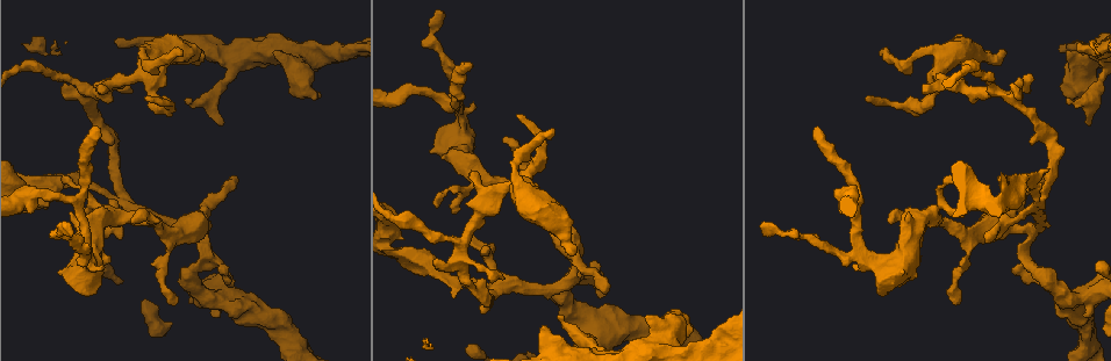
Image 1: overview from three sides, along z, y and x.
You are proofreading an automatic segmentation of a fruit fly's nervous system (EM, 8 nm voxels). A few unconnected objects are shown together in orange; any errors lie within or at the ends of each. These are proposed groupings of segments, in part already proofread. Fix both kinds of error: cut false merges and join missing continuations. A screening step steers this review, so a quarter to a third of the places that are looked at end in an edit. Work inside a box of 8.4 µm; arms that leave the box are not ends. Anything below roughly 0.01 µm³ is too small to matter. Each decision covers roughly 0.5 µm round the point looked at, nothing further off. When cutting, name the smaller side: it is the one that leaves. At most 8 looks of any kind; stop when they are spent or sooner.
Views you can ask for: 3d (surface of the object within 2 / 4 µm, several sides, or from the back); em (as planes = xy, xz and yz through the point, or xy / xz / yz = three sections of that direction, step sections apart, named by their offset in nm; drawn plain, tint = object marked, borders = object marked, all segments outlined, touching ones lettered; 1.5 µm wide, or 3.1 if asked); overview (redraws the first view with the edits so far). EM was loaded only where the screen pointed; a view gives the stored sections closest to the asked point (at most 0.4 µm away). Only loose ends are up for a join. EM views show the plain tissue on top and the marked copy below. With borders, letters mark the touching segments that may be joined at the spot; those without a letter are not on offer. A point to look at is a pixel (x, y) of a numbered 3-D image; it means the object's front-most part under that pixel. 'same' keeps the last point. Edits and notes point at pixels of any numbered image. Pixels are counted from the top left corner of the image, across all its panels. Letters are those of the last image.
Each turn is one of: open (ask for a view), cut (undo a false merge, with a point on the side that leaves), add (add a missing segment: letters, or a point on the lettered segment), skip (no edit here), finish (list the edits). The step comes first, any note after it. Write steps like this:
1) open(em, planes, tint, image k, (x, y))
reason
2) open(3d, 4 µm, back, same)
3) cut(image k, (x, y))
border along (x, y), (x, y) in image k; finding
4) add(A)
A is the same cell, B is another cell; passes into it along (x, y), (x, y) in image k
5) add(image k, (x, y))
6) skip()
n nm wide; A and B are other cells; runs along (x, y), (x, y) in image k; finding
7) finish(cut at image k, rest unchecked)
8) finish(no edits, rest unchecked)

open(em, xy, step 4, borders, image 1, (314, 98))
branch stops here

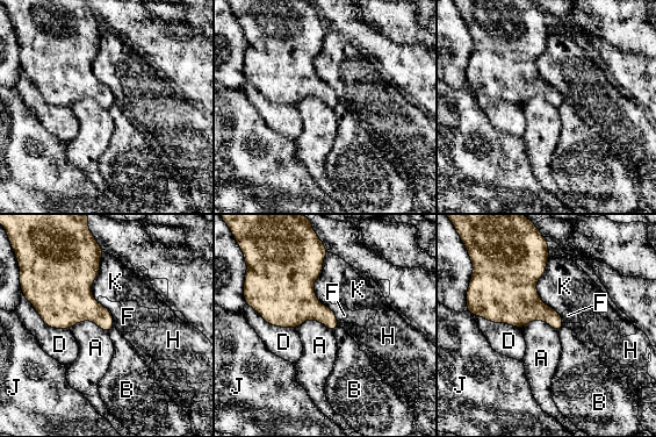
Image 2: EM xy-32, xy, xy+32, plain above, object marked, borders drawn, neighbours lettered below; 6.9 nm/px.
skip()
A, B, D, F, H, J and K are other cells; no lettered segment goes on from it

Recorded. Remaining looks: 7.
open(em, planes, borders, image 1, (957, 303))
an open end

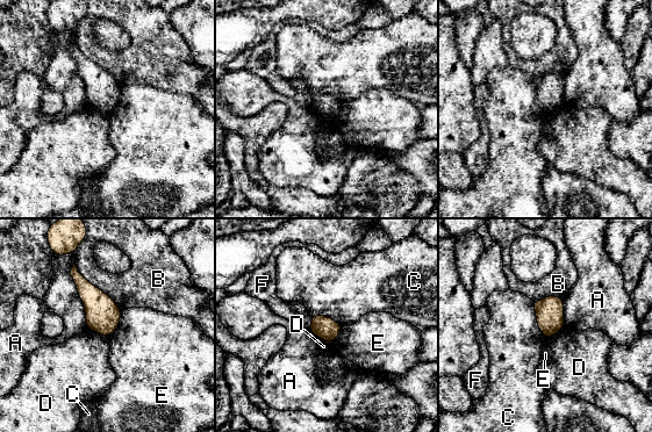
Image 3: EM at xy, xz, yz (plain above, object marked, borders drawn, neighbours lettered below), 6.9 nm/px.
skip()
A, B, C, D, E and F are other cells; border along (87, 328), (108, 337) in image 3; no lettered segment goes on from it

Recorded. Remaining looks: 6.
open(3d, 4 µm, image 1, (186, 99))
branch stops here

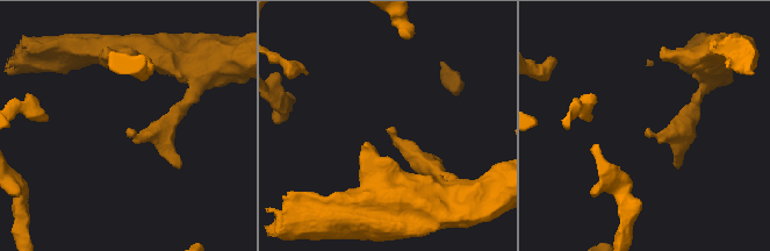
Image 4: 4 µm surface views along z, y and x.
open(em, yz, step 4, tint, image 4, (389, 128))

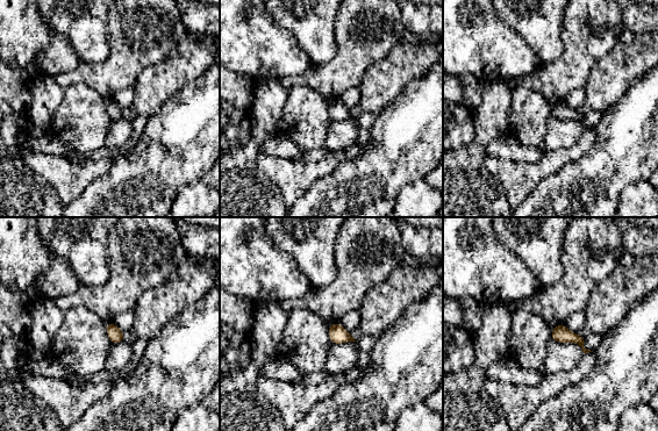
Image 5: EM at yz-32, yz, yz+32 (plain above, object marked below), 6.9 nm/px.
open(em, planes, borders, same)

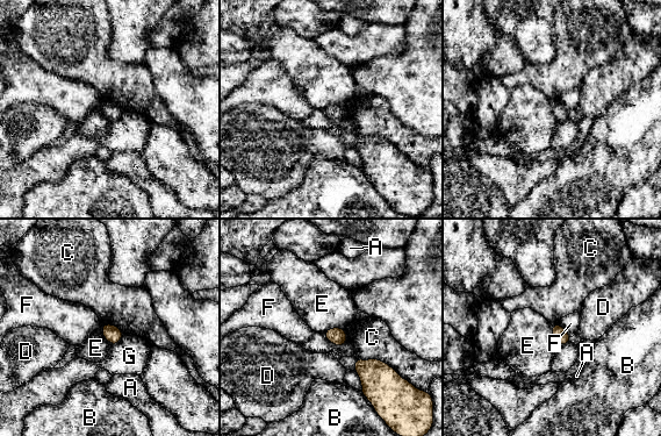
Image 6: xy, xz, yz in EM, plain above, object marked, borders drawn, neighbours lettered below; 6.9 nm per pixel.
skip()
A, B, C, D, E, F and G are other cells; border along (343, 327), (328, 328), (323, 333) in image 6; none of them fits

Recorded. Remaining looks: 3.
open(em, planes, borders, image 1, (817, 125))
free end

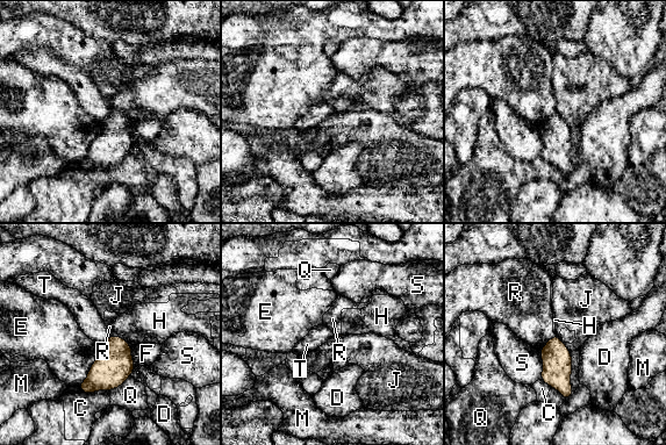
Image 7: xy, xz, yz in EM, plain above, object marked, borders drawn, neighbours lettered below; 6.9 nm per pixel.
skip()
C, D, E, F, H, J, M, Q, R, S and T are other cells; border along (110, 336), (101, 345) in image 7; no lettered segment goes on from it

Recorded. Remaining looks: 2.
finish(no edits, rest unchecked)

